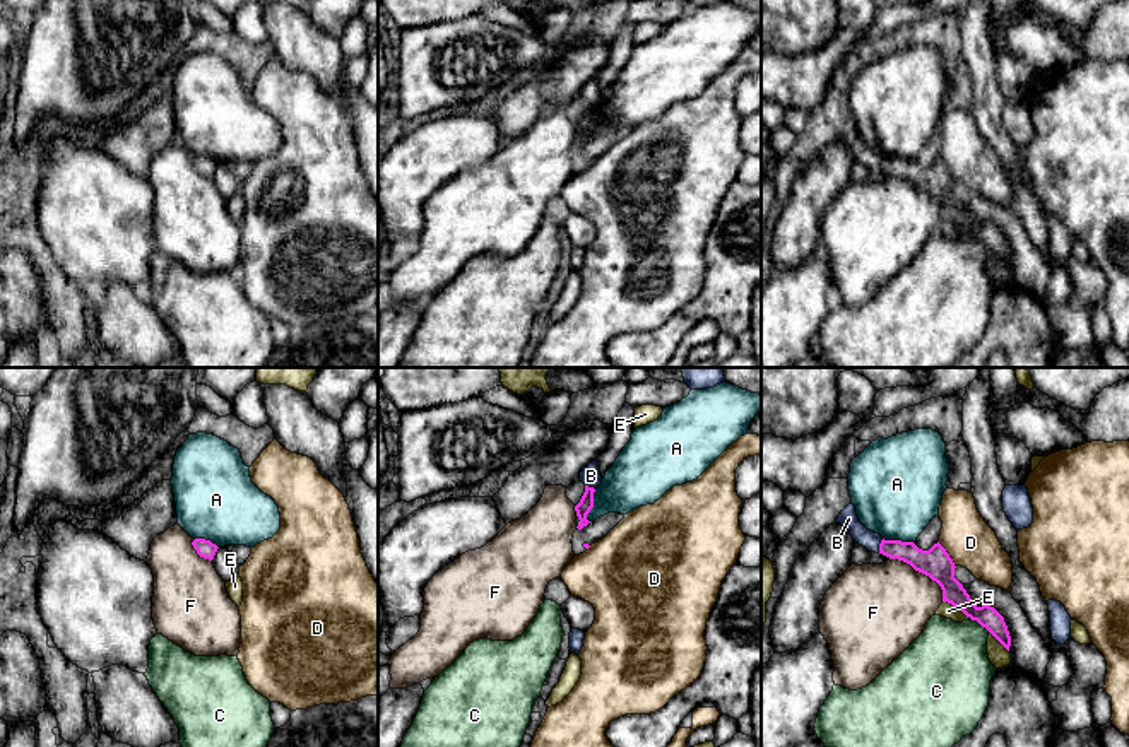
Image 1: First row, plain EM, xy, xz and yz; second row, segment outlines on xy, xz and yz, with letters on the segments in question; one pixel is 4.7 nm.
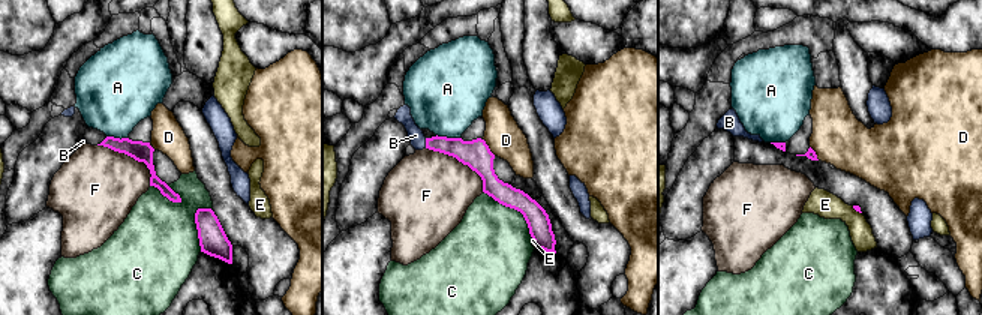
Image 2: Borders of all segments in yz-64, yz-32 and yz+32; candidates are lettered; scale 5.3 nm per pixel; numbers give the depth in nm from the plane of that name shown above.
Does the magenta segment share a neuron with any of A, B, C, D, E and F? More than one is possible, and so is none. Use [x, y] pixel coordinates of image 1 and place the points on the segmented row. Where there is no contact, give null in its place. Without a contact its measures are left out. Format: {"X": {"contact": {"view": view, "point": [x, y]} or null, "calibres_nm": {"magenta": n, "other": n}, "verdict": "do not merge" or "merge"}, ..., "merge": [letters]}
{"A": {"contact": {"view": "xz", "point": [592, 506]}, "calibres_nm": {"magenta": 70, "other": 260}, "verdict": "do not merge"}, "B": {"contact": {"view": "yz", "point": [880, 546]}, "calibres_nm": {"magenta": 120, "other": 90}, "verdict": "merge"}, "C": {"contact": {"view": "yz", "point": [981, 624]}, "calibres_nm": {"magenta": 110, "other": 380}, "verdict": "do not merge"}, "D": {"contact": {"view": "yz", "point": [948, 554]}, "calibres_nm": {"magenta": 140, "other": 240}, "verdict": "do not merge"}, "E": {"contact": {"view": "yz", "point": [958, 607]}, "calibres_nm": {"magenta": 140, "other": 70}, "verdict": "do not merge"}, "F": {"contact": {"view": "yz", "point": [922, 573]}, "calibres_nm": {"magenta": 140, "other": 420}, "verdict": "do not merge"}, "merge": ["B"]}

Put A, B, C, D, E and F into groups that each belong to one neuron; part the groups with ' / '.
A / B / C / D / E / F

